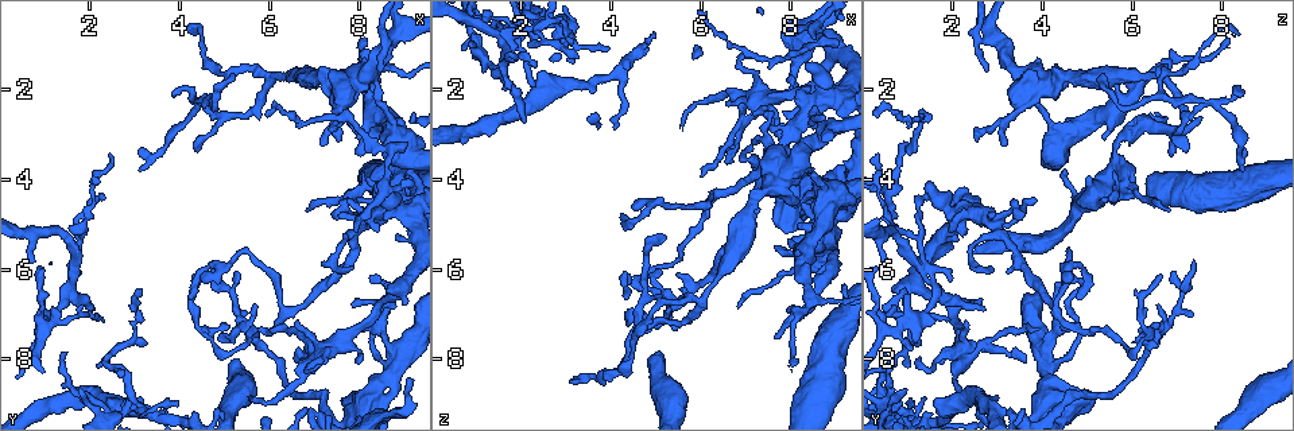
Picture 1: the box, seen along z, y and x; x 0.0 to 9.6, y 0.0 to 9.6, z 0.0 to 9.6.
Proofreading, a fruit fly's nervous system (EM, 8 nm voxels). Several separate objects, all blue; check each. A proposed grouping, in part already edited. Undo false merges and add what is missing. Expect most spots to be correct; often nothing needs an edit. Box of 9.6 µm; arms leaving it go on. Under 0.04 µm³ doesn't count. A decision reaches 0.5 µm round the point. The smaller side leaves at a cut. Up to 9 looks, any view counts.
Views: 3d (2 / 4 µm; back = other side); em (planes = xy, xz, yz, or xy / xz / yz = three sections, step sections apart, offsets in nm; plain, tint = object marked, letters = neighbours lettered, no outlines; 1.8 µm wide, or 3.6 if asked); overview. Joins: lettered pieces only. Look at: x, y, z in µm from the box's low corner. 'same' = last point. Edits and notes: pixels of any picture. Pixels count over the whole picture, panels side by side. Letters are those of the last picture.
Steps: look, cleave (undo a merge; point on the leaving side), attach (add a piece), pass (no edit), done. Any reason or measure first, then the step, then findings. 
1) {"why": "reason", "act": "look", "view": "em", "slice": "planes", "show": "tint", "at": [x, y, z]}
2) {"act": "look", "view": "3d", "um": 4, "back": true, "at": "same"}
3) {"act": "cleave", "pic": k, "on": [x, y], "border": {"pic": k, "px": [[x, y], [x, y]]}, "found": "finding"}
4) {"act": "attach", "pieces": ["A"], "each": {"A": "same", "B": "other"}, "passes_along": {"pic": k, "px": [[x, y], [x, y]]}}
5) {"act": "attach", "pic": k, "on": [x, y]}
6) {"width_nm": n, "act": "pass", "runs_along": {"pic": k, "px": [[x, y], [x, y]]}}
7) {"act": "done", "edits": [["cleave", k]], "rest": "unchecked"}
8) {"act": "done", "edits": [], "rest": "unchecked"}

{"why": "calibre changes", "act": "look", "view": "3d", "um": 2, "at": [8.75, 4.70, 2.20]}

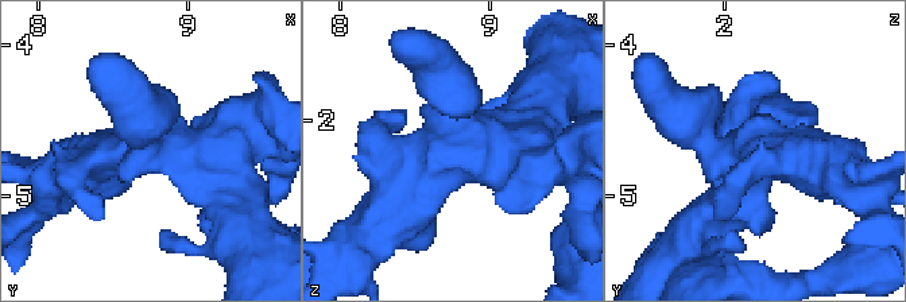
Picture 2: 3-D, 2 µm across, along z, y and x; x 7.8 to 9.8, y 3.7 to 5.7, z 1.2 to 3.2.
{"why": "shape alone is not enough", "act": "look", "view": "em", "slice": "xy", "step": 8, "show": "tint", "at": [8.72, 4.68, 2.24]}

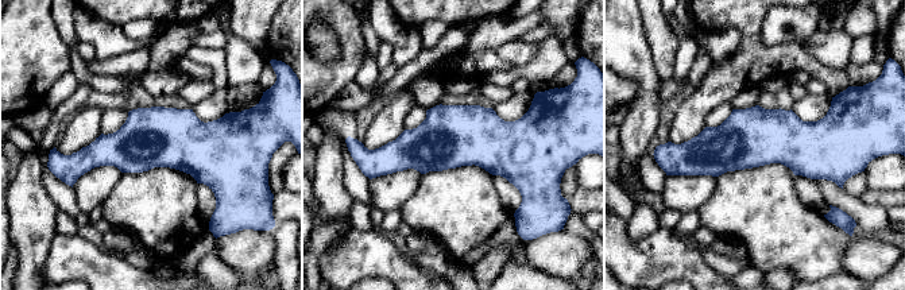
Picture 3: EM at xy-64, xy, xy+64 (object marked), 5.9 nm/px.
{"act": "look", "view": "em", "slice": "xz", "step": 16, "show": "letters", "at": "same"}

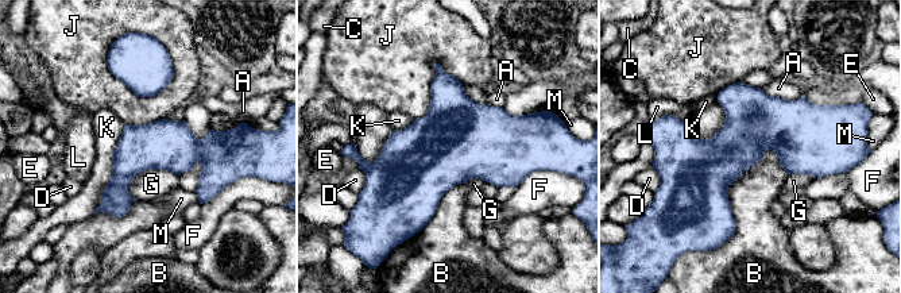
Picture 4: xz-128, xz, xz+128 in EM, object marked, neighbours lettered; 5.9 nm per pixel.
{"longest_contact_nm": ["B", 600], "act": "pass", "each": {"A": "other", "B": "other", "C": "other", "D": "other", "E": "other", "F": "other", "G": "other", "J": "other", "K": "other", "L": "other", "M": "other"}, "border": {"pic": 4, "px": [[770, 149], [729, 187], [729, 239]]}, "found": "one neuron here"}

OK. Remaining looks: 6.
{"why": "tapers out", "act": "look", "view": "3d", "um": 2, "back": true, "at": [8.60, 6.25, 4.40]}

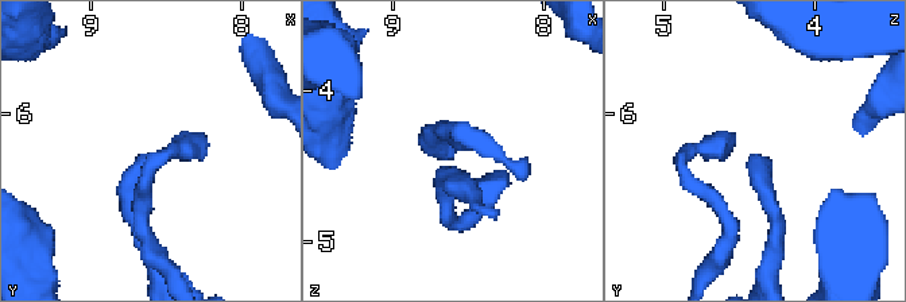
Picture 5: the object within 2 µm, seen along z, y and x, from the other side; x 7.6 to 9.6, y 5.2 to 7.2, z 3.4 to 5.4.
{"act": "look", "view": "em", "slice": "planes", "show": "letters", "at": [8.66, 6.26, 4.38]}

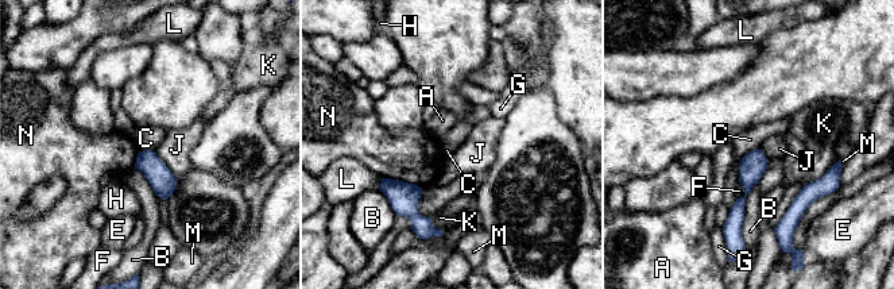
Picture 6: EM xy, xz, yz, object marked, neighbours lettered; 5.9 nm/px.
{"act": "pass", "each": {"A": "other", "B": "other", "C": "other", "E": "other", "F": "other", "G": "other", "H": "other", "J": "other", "K": "other", "L": "other", "M": "other", "N": "other"}, "border": {"pic": 6, "px": [[759, 147], [742, 158], [738, 181]]}, "found": "no lettered piece goes on from it"}

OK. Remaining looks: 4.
{"why": "sharp bend", "act": "look", "view": "em", "slice": "planes", "show": "letters", "at": [5.55, 7.35, 6.65]}

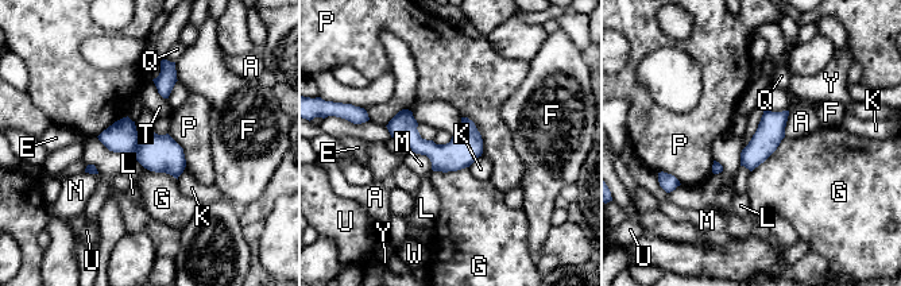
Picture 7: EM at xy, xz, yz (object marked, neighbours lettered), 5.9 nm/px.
{"act": "pass", "each": {"A": "other", "E": "other", "F": "other", "G": "other", "K": "other", "L": "other", "M": "other", "N": "other", "P": "other", "Q": "other", "T": "other", "U": "other", "W": "other", "Y": "other"}, "runs_along": {"pic": 7, "px": [[391, 124], [432, 150], [479, 150]]}, "found": "continuous, no second neuron"}

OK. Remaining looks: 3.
{"why": "an open end", "act": "look", "view": "em", "slice": "planes", "show": "letters", "at": [2.10, 6.90, 2.65]}

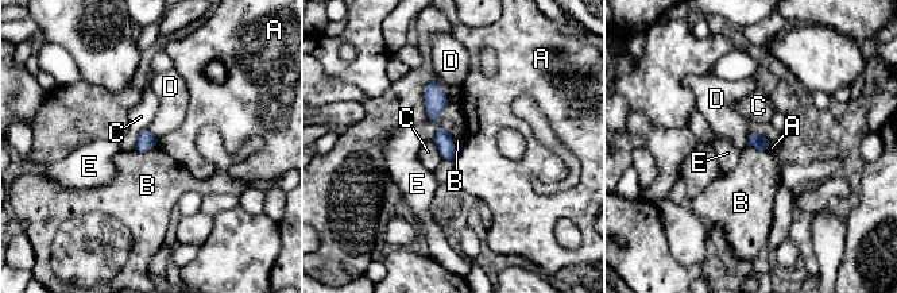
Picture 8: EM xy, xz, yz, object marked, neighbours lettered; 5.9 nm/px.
{"act": "pass", "each": {"A": "other", "B": "other", "C": "other", "D": "other", "E": "other"}, "border": {"pic": 8, "px": [[155, 143], [143, 151], [135, 150]]}, "found": "none of them fits"}

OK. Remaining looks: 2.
{"act": "done", "edits": [], "rest": "unchecked"}

